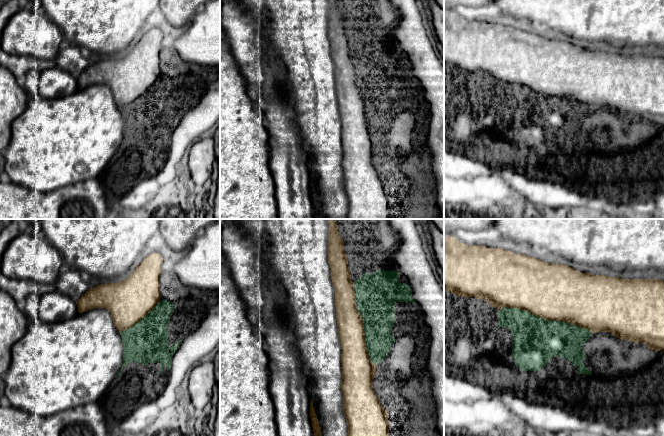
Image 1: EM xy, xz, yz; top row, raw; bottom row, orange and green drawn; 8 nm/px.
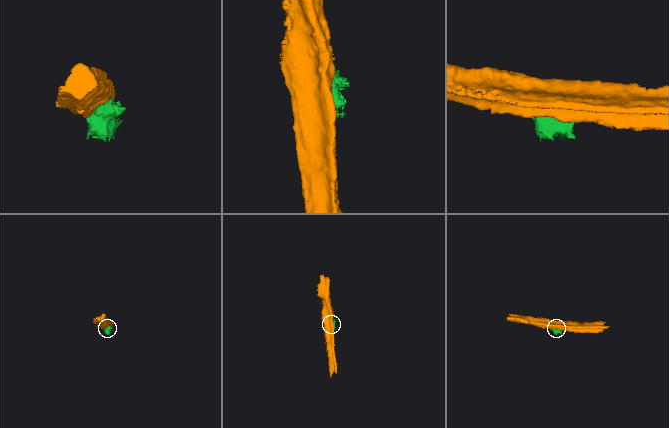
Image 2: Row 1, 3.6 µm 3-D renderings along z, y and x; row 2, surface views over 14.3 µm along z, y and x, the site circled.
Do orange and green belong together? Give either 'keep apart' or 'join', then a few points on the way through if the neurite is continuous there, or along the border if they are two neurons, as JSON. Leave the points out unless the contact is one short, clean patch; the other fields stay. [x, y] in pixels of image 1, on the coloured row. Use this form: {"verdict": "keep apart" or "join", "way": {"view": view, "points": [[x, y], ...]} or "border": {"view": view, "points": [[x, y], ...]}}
{"verdict": "keep apart"}

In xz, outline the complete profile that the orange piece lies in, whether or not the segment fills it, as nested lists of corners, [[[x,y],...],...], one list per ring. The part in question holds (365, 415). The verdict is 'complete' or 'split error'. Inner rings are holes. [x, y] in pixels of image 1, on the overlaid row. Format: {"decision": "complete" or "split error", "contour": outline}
{"decision": "complete", "contour": [[[337,219],[327,220],[329,223],[328,263],[335,289],[336,321],[342,349],[341,388],[348,436],[389,436],[389,414],[373,389],[376,365],[370,360],[366,349],[364,323],[357,310],[354,282],[351,280],[344,242],[338,232]]]}

